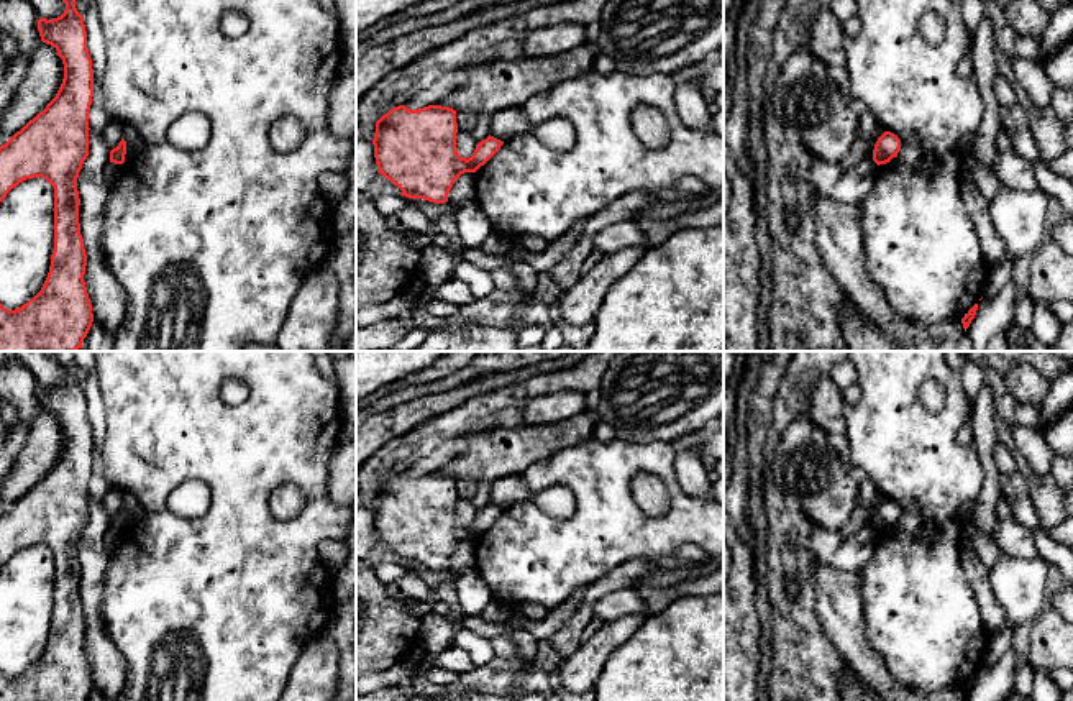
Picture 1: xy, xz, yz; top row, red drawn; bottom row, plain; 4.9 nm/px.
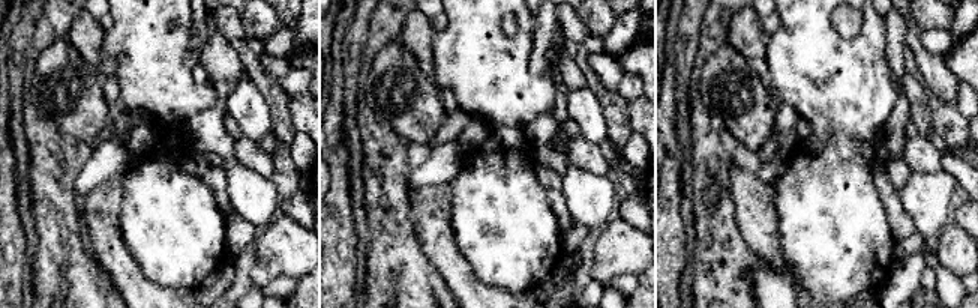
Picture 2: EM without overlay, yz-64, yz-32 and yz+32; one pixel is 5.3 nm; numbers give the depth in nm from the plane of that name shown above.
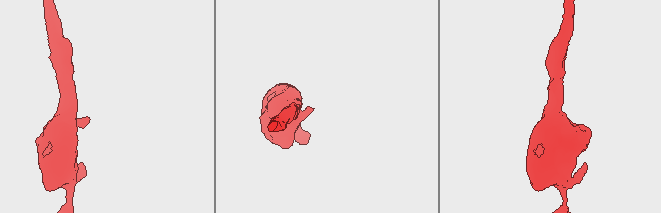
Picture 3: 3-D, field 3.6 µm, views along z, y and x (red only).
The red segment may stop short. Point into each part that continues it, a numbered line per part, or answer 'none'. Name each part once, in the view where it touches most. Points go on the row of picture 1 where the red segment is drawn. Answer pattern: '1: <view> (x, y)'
none

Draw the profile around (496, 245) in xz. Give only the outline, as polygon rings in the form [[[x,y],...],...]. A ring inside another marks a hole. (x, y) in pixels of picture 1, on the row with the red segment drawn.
[[[492,231],[479,246],[484,254],[502,258],[515,248],[515,240]]]

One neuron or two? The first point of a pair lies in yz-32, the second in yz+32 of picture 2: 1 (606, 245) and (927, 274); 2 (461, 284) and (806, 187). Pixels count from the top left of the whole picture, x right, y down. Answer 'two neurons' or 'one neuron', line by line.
1: two neurons
2: two neurons

